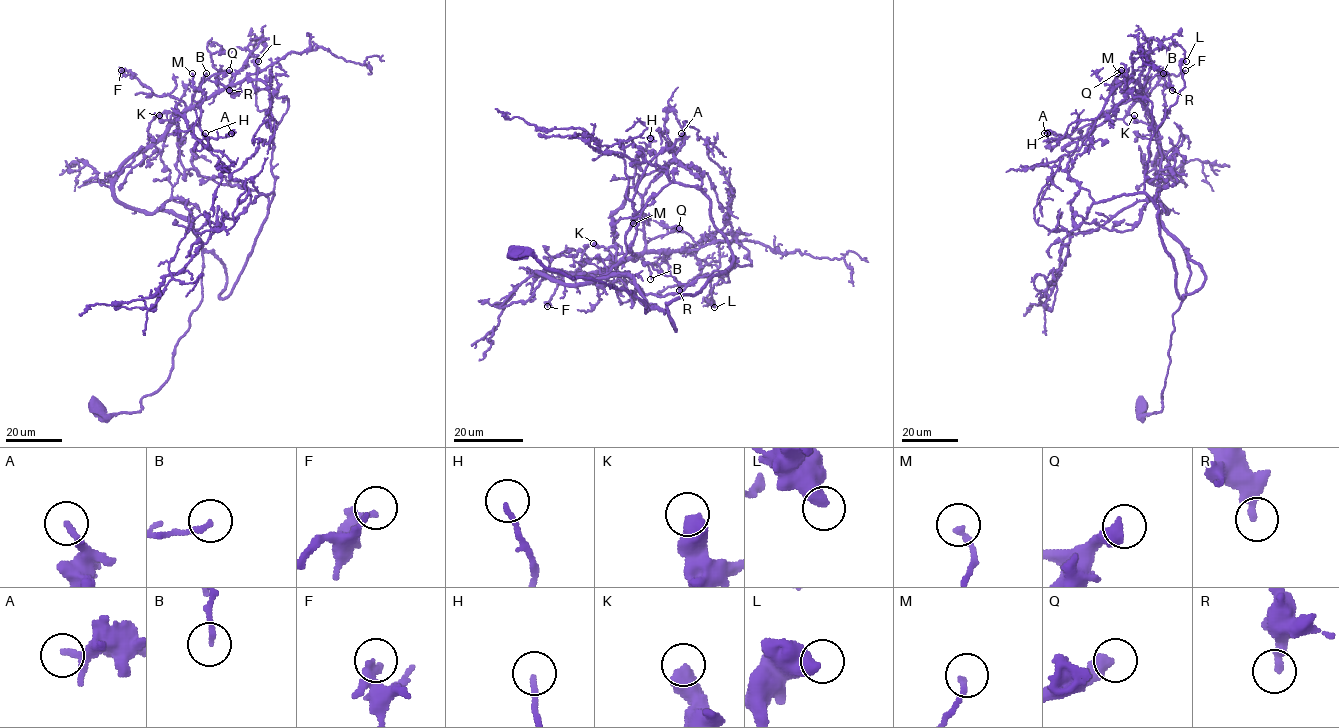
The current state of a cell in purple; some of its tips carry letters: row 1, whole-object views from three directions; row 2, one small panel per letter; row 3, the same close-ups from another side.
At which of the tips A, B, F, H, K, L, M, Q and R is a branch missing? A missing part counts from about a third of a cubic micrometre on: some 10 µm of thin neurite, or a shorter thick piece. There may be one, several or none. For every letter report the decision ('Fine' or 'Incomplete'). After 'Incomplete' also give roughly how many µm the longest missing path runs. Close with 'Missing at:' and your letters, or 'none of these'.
A: Fine
B: Fine
F: Fine
H: Fine
K: Fine
L: Fine
M: Fine
Q: Fine
R: Fine
Missing at: none of these

